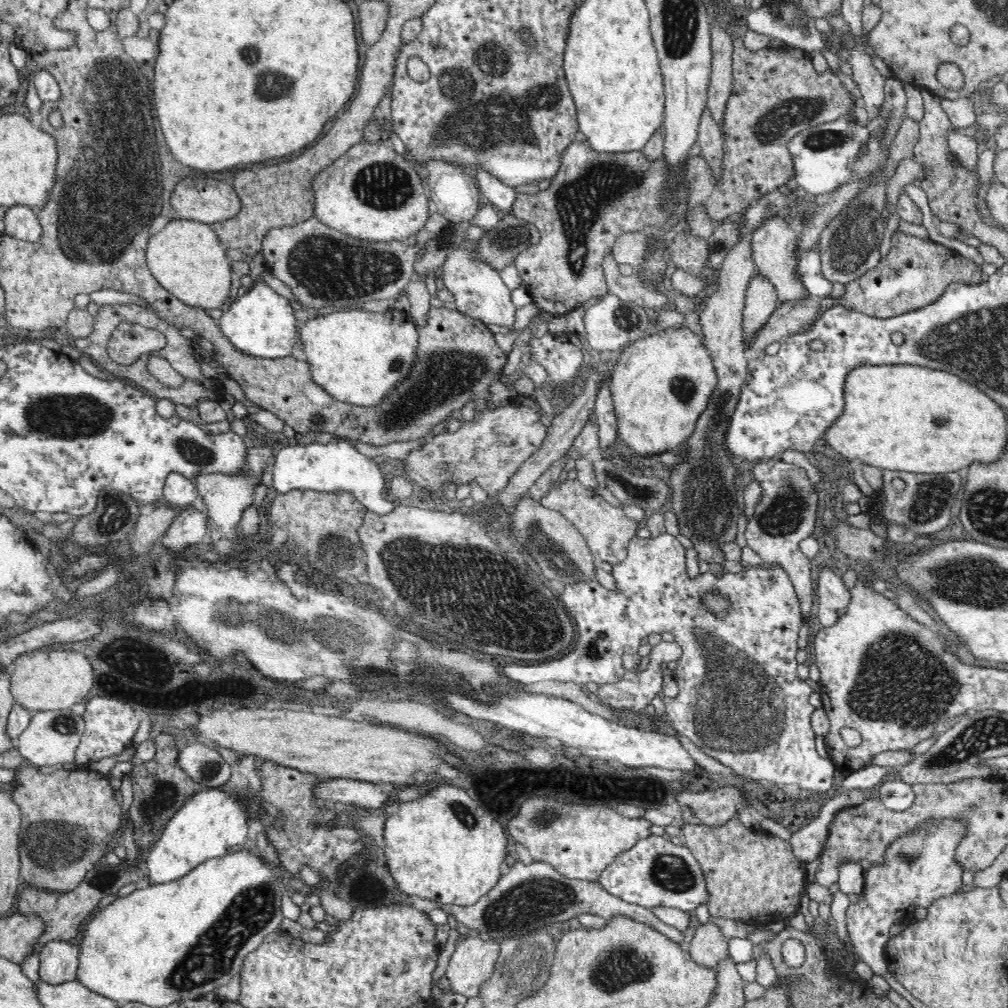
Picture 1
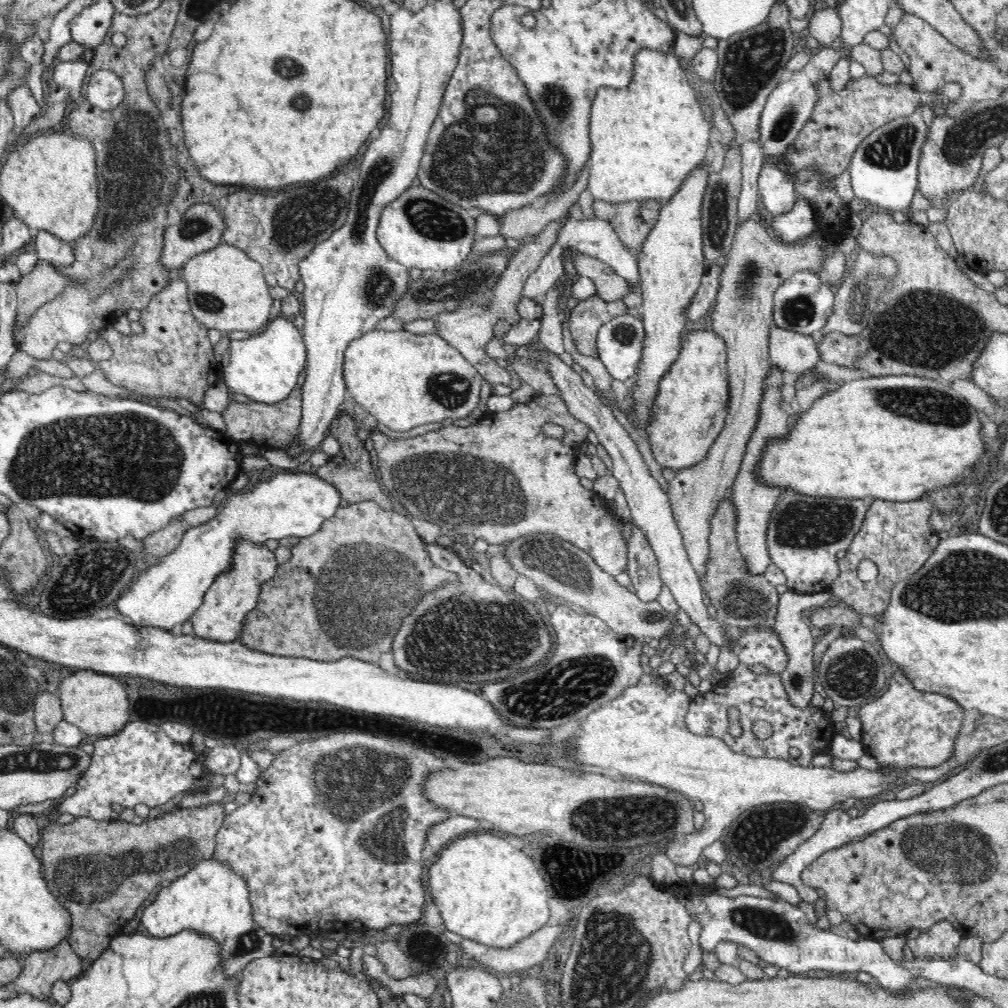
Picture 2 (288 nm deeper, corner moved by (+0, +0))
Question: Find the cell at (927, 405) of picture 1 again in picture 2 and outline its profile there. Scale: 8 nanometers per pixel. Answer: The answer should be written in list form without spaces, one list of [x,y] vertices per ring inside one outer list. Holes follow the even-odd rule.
[[[870,376],[870,378],[862,378],[862,380],[854,380],[850,384],[846,384],[844,388],[840,388],[838,392],[832,392],[828,396],[822,396],[820,400],[816,400],[812,404],[810,410],[806,410],[804,414],[798,414],[794,418],[794,422],[790,424],[790,430],[784,438],[776,438],[776,440],[770,440],[762,452],[762,458],[758,462],[758,468],[756,468],[756,480],[762,482],[764,486],[770,486],[770,488],[776,488],[780,490],[780,494],[784,490],[790,490],[790,492],[796,492],[800,496],[806,496],[806,498],[844,498],[844,500],[888,500],[888,502],[912,502],[912,500],[918,500],[918,498],[924,498],[928,492],[936,492],[940,488],[950,488],[958,482],[964,482],[962,478],[962,472],[966,468],[970,468],[974,462],[980,460],[980,456],[984,454],[984,444],[980,440],[980,422],[976,418],[976,410],[962,402],[958,398],[958,394],[950,388],[950,386],[942,386],[944,390],[940,392],[938,390],[938,384],[940,380],[930,380],[930,378],[920,378],[920,376]]]

